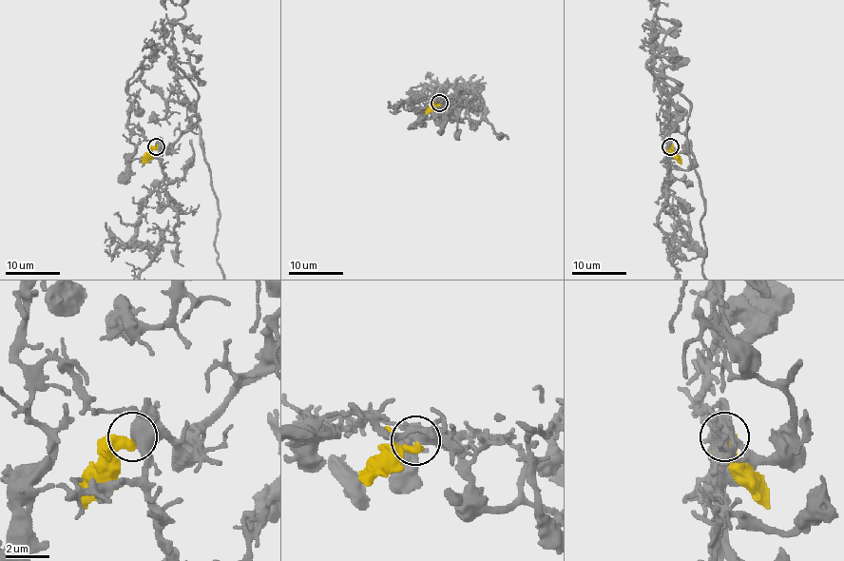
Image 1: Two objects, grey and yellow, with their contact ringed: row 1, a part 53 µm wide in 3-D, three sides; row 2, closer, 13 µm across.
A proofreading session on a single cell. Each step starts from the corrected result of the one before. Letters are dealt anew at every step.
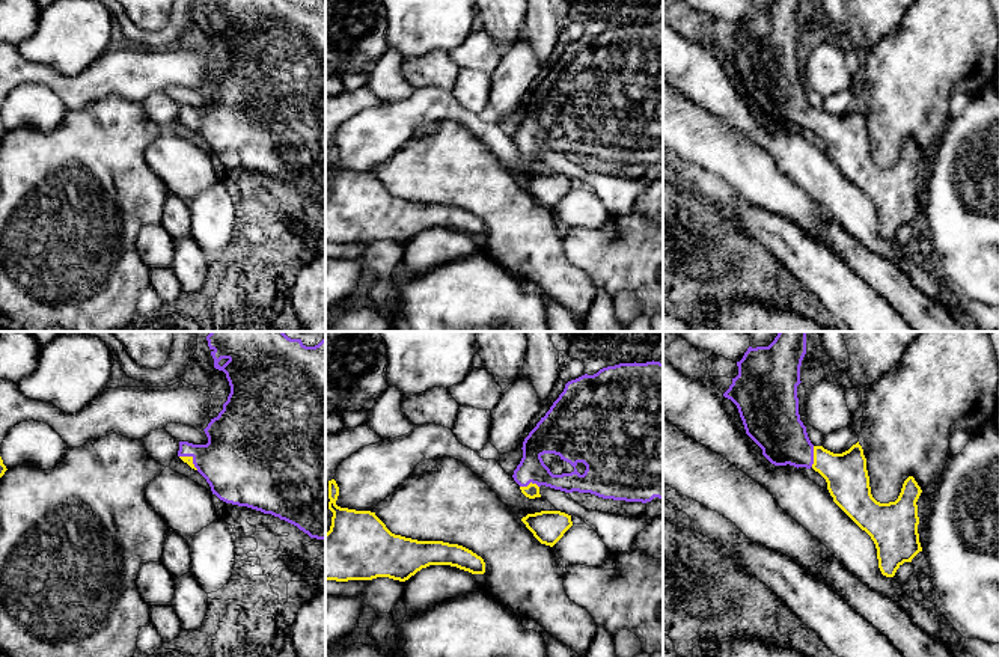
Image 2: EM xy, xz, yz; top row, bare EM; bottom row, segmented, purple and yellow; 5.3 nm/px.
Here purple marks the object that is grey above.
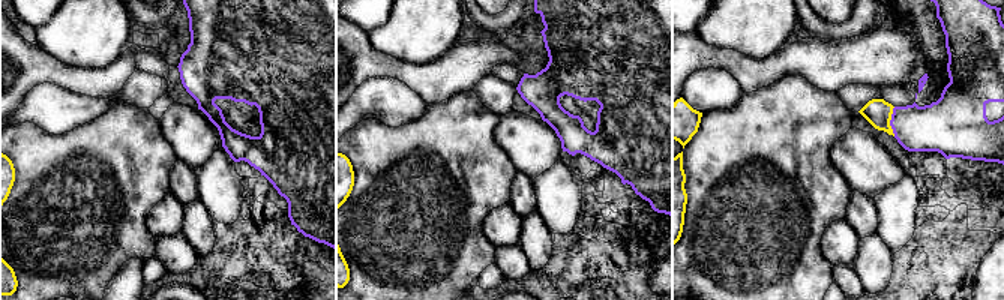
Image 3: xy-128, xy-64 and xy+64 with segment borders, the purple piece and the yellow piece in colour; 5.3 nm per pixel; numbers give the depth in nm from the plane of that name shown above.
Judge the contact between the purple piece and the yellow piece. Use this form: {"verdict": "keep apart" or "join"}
{"verdict": "join"}

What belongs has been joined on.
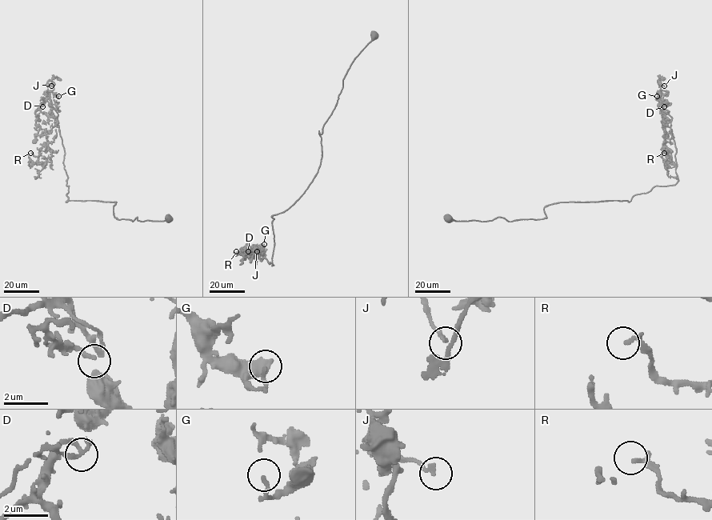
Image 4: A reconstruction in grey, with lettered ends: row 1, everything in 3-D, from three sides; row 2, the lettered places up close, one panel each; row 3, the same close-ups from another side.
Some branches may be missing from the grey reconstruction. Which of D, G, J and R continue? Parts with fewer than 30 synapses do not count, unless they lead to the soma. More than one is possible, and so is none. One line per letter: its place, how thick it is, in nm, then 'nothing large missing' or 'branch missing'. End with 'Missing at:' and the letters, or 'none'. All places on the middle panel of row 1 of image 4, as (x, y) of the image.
D: (248, 251) | 180 nm | nothing large missing
G: (264, 244) | 160 nm | nothing large missing
J: (257, 251) | 140 nm | nothing large missing
R: (236, 251) | 200 nm | nothing large missing
Missing at: none

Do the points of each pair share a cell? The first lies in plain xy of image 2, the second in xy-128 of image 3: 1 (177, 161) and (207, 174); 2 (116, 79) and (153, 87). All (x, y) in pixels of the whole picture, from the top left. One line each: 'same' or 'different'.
1: different
2: different

